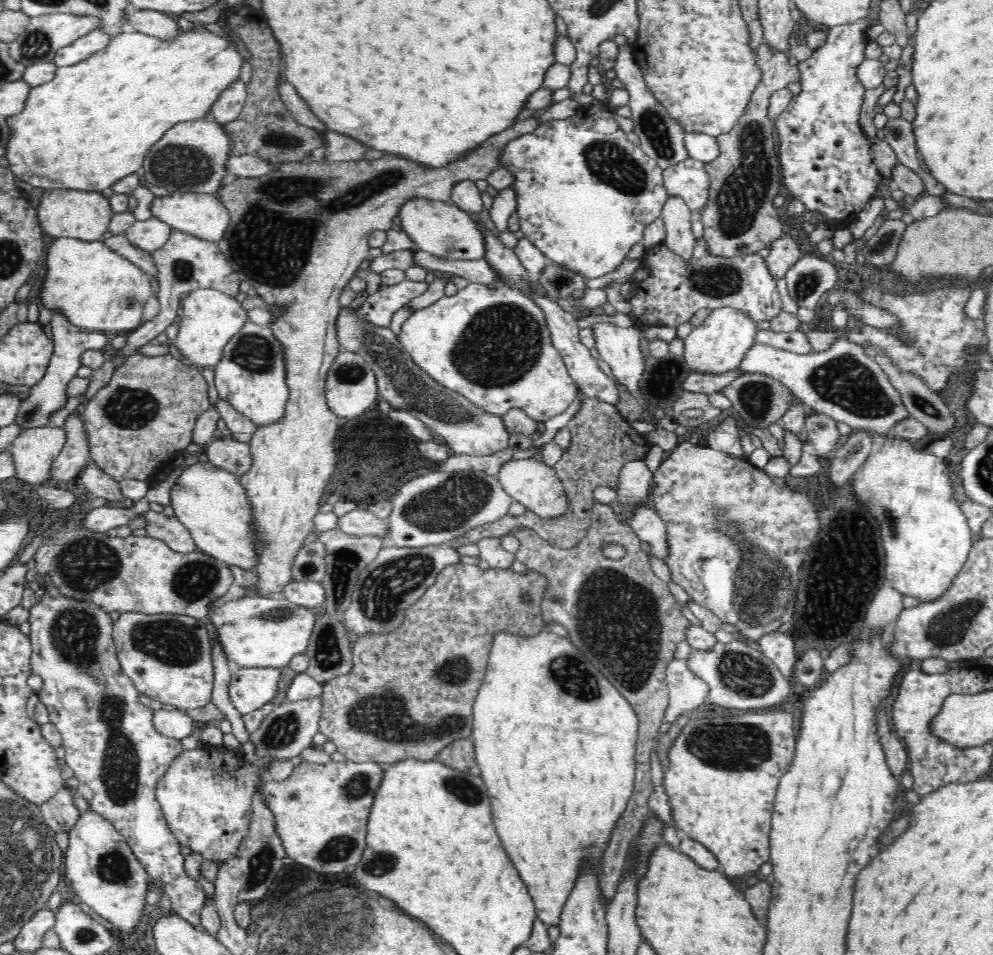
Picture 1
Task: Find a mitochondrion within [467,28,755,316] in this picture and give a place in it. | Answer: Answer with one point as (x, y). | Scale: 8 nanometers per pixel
(608, 162)

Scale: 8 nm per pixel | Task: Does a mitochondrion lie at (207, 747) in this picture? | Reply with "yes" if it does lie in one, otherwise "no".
no

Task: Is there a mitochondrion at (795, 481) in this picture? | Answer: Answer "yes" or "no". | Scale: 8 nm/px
no

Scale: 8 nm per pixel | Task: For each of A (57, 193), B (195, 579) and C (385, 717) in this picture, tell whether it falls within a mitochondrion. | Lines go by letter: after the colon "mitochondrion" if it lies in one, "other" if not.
A: other
B: mitochondrion
C: mitochondrion

